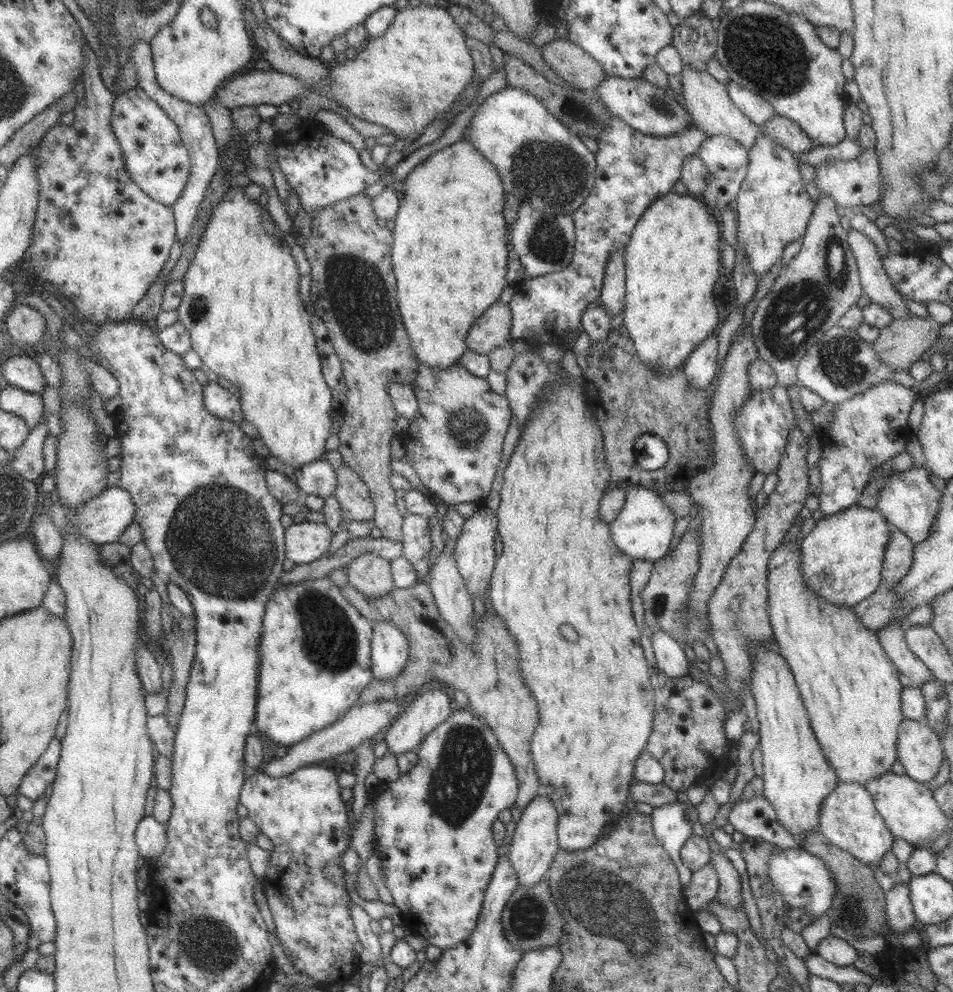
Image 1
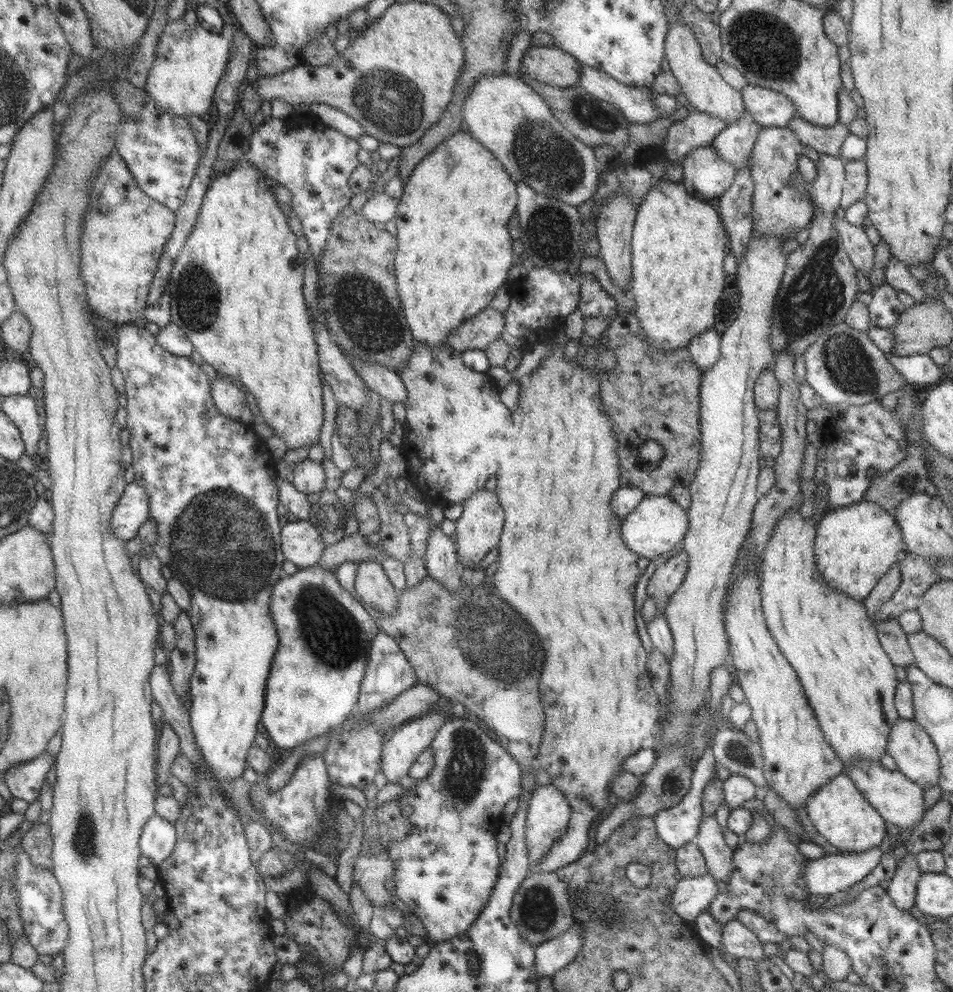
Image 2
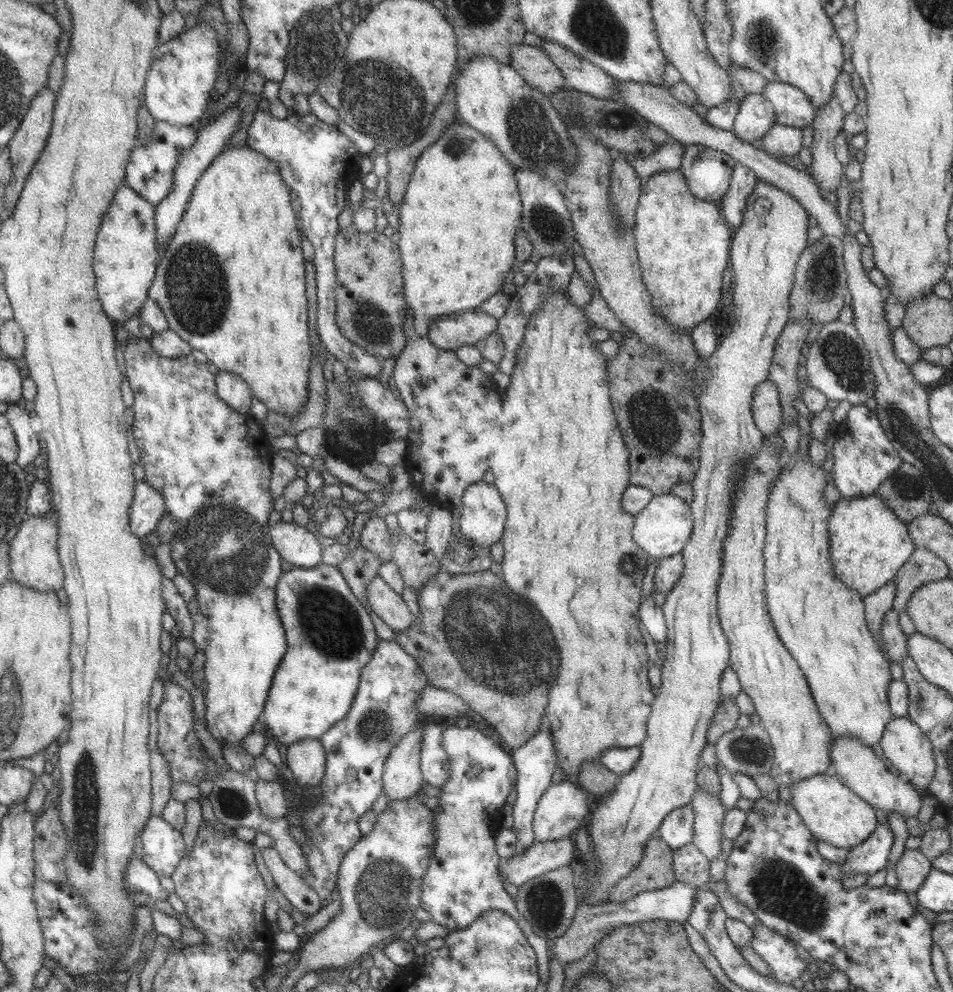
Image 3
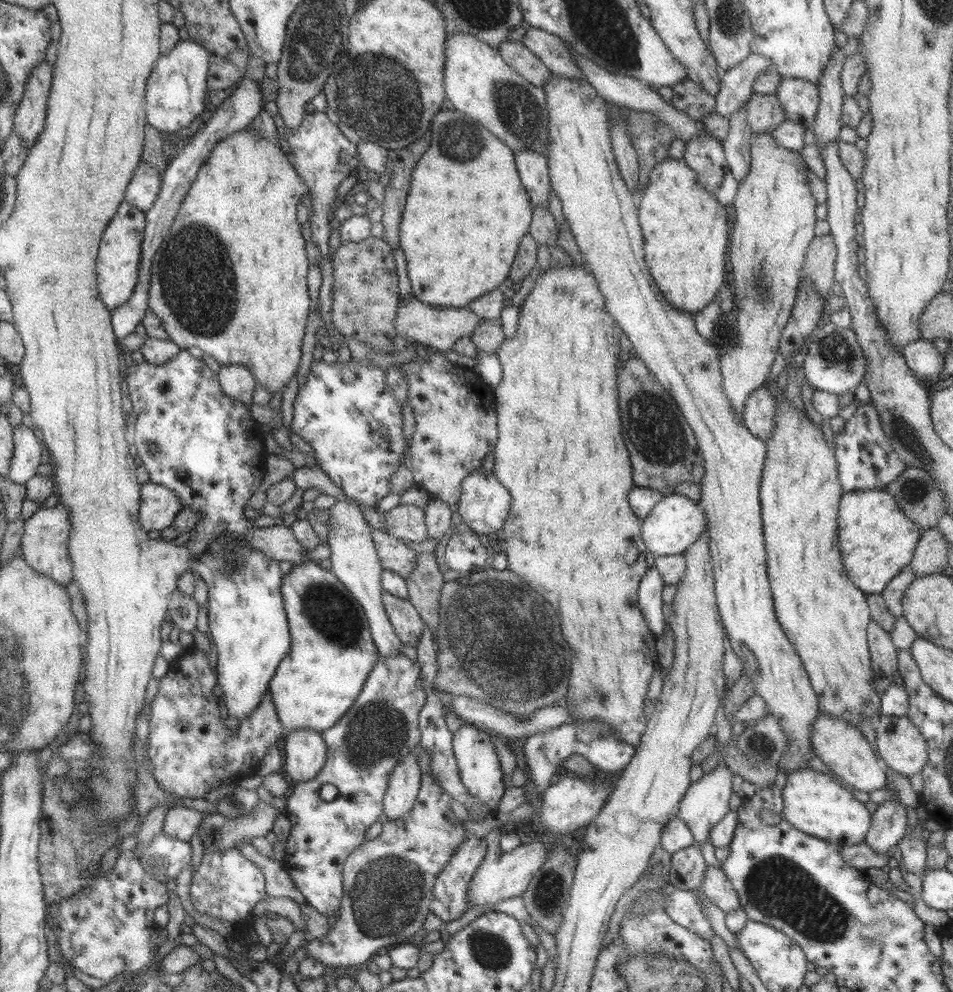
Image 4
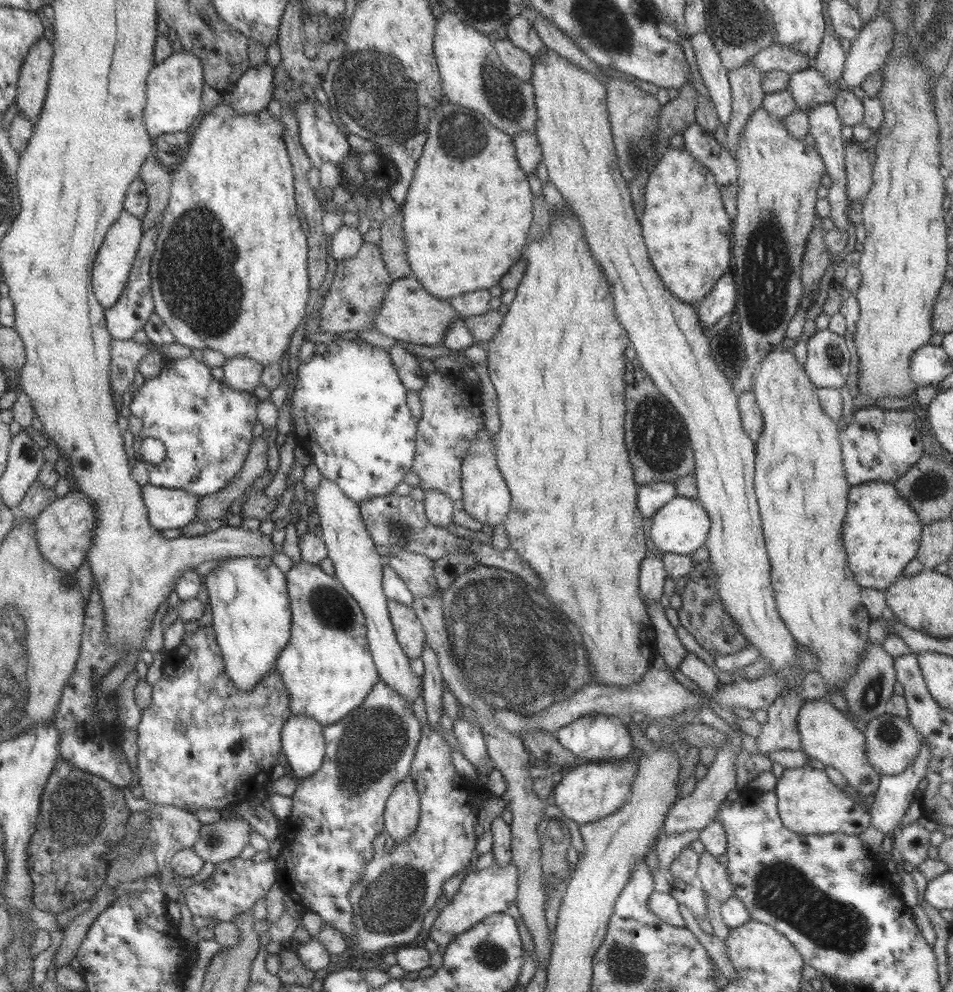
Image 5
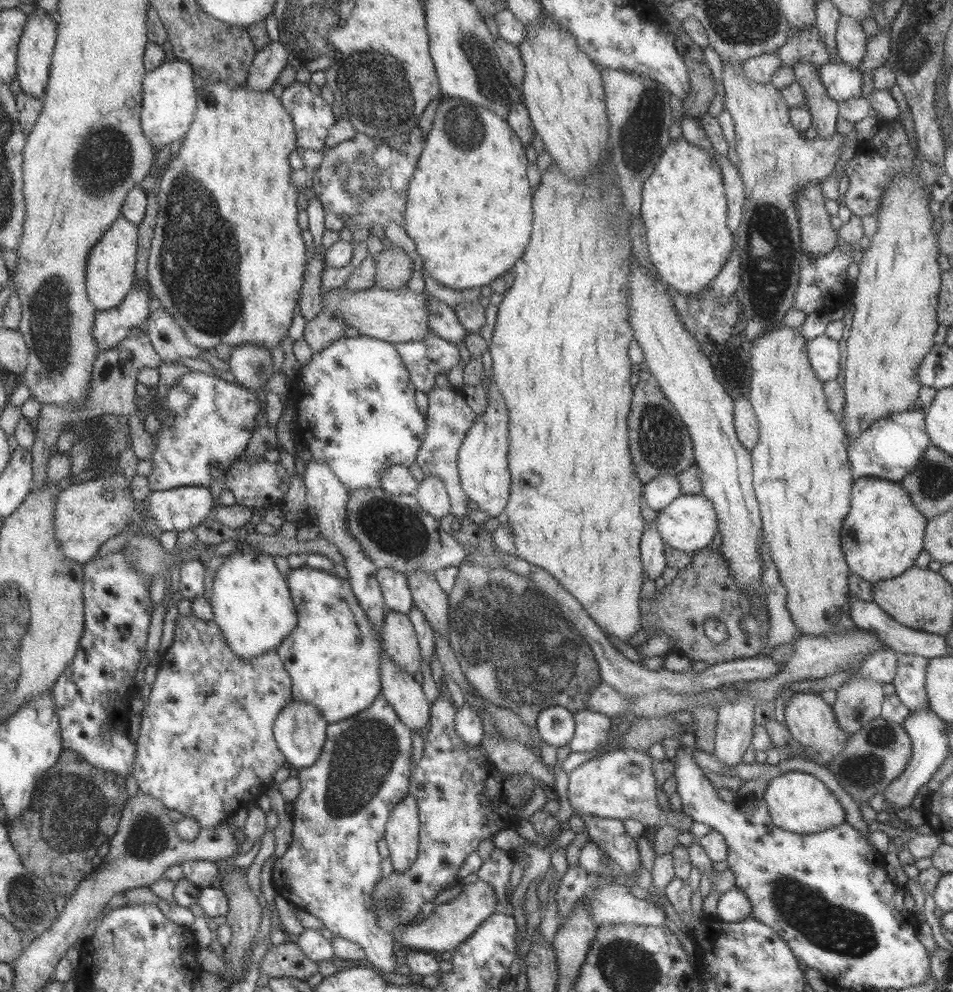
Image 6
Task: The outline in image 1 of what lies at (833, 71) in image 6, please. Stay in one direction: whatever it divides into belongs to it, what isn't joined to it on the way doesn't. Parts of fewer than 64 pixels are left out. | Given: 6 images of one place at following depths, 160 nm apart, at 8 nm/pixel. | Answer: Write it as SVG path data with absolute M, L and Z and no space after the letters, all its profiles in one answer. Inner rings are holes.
M731 80L724 85L729 100L758 128L761 129L766 120L776 115L773 107L759 97L759 94L751 93Z

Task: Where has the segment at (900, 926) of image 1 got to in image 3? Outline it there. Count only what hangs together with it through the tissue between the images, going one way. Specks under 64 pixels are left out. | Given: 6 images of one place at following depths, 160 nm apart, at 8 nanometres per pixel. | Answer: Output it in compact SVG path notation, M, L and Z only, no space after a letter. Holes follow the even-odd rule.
M905 849L894 869L898 880L897 888L905 894L915 892L931 869L931 861L918 849Z

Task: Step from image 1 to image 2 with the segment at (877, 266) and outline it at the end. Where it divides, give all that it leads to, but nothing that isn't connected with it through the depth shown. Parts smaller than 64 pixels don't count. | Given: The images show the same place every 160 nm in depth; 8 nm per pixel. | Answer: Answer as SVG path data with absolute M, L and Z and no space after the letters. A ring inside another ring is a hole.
M836 215L832 216L832 225L836 230L836 233L840 236L841 239L841 250L844 255L848 257L850 263L856 268L856 270L862 270L867 272L867 278L869 271L871 270L873 264L873 245L869 243L865 232L863 231L862 225L851 225L847 223L843 218L837 218Z

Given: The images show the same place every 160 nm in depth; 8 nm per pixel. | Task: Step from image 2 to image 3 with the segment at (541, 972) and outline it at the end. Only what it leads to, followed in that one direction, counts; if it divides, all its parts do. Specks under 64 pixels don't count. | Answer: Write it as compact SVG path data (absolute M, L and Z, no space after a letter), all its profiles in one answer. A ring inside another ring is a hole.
M675 881L672 885L662 889L644 890L623 903L607 901L595 906L579 904L569 929L554 939L553 954L555 954L555 958L560 964L564 965L585 956L589 948L597 944L608 932L617 929L617 927L653 920L665 920L683 924L683 922L687 922L687 916L691 914L694 894L697 889L699 887Z

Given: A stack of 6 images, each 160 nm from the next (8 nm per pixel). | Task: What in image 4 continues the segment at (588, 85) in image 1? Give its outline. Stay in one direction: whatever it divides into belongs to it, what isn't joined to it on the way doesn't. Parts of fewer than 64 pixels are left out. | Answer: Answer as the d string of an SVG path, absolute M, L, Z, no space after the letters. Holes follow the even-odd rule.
M519 41L500 42L498 53L501 58L526 82L541 87L550 77L550 70L525 45Z

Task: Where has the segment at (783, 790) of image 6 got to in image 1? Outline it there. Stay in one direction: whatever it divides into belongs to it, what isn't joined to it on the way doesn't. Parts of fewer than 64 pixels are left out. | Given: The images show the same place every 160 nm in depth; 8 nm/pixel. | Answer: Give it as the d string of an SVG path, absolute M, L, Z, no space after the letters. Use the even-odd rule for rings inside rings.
M838 782L829 792L819 810L818 832L830 844L847 852L857 861L873 864L881 863L882 856L891 852L891 845L895 839L877 813L873 798L869 797L864 786L853 782Z

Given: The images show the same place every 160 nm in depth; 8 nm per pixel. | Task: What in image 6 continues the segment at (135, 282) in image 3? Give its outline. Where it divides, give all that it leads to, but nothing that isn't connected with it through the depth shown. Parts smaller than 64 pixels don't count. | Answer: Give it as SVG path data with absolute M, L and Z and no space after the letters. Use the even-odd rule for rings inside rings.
M119 215L112 225L101 235L101 238L91 247L87 255L85 269L85 291L87 299L93 305L96 312L103 312L117 307L125 295L129 293L129 289L134 286L135 275L134 266L136 263L136 252L138 247L138 228L132 222L127 222L125 217Z

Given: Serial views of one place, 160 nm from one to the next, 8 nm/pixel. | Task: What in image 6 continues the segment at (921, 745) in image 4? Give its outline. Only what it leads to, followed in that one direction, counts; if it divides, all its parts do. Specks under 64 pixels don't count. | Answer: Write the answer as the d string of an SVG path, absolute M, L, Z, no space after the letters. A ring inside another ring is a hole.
M879 716L849 735L836 756L828 758L827 768L854 802L869 801L873 794L882 794L885 787L903 773L911 751L903 727Z

